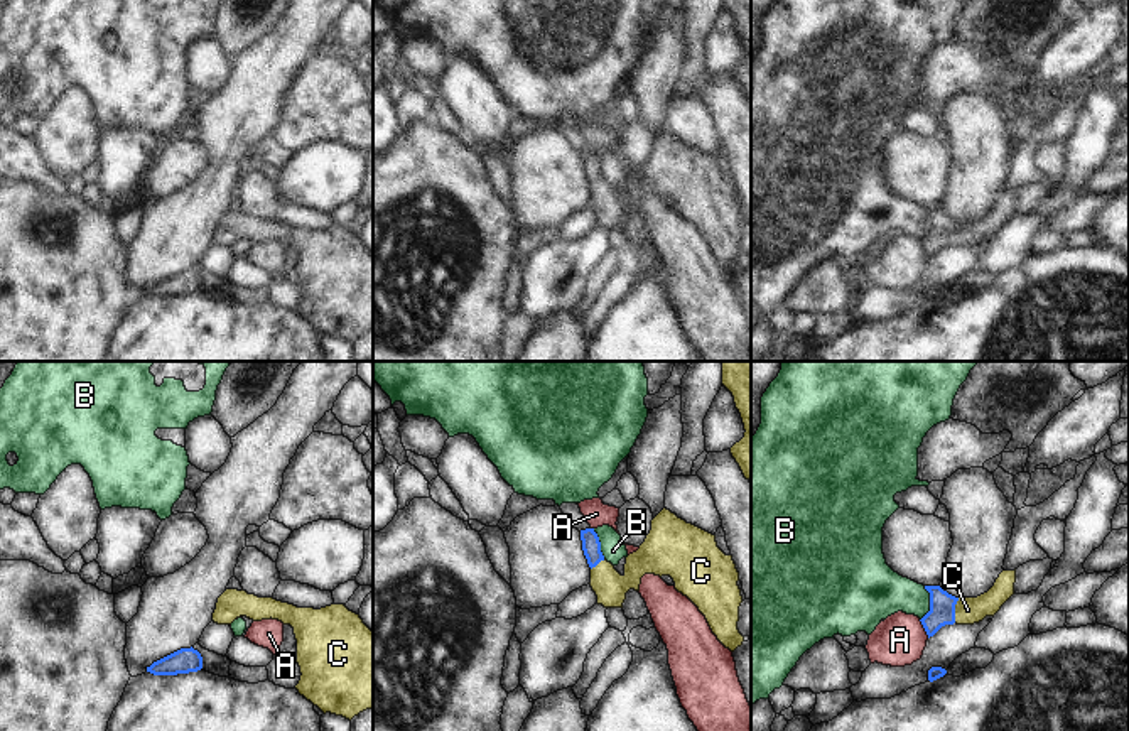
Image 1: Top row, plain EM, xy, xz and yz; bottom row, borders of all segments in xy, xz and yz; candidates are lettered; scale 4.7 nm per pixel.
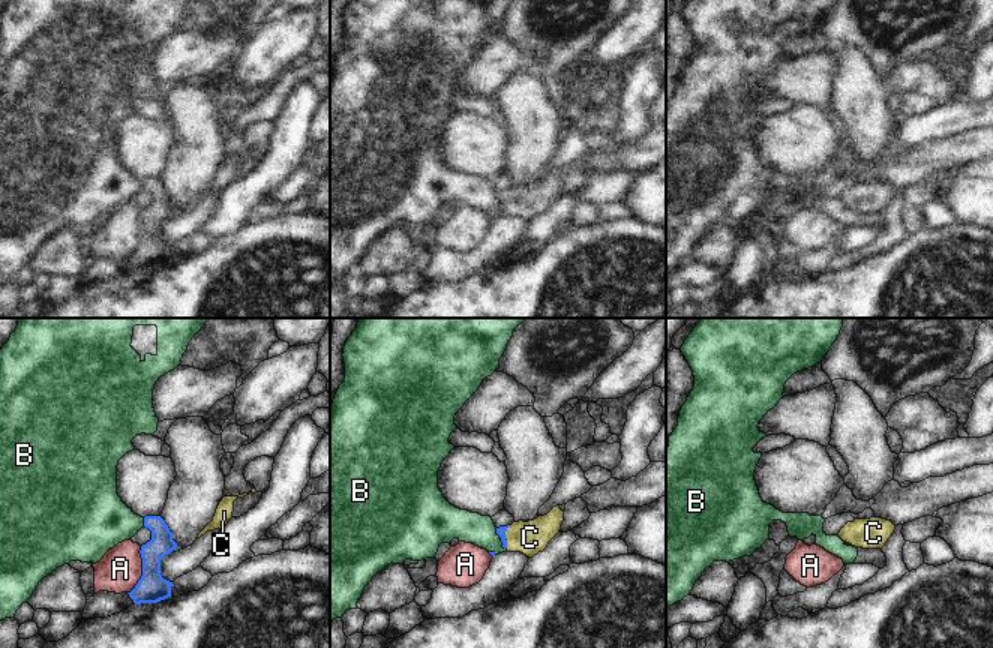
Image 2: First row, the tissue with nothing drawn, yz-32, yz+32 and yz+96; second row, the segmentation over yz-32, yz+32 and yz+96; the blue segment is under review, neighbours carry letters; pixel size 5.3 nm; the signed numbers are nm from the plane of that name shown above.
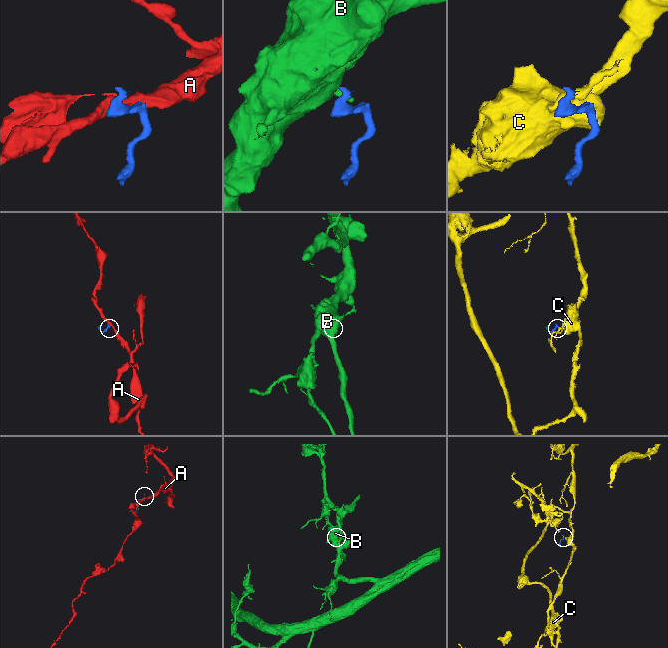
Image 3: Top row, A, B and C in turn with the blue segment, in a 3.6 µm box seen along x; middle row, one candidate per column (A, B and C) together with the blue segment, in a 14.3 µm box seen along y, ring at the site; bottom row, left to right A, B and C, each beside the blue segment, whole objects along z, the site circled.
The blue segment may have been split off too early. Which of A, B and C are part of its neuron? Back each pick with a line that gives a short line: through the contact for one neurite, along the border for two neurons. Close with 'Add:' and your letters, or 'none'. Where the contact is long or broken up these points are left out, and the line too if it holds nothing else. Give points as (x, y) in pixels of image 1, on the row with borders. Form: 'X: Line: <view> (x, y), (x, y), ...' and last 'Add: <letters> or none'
C: Line: yz (942, 605), (954, 610), (967, 610)
Add: C.

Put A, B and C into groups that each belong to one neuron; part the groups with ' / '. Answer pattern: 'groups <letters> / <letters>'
groups A / B / C

